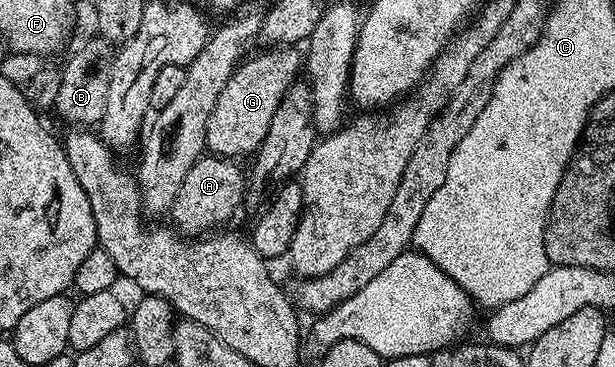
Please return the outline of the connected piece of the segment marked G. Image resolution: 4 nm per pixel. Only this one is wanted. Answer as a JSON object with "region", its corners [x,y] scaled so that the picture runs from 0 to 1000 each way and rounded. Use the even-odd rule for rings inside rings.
{"region":[[[437,125],[424,139],[431,142],[407,163],[392,163],[369,234],[363,234],[363,256],[356,256],[350,300],[343,300],[343,322],[337,322],[333,398],[345,422],[393,431],[416,417],[428,376],[434,376],[434,343],[441,343],[441,322],[447,300],[454,300],[454,278],[460,278],[460,256],[491,193],[493,153],[488,139],[483,144],[481,128]]]}

